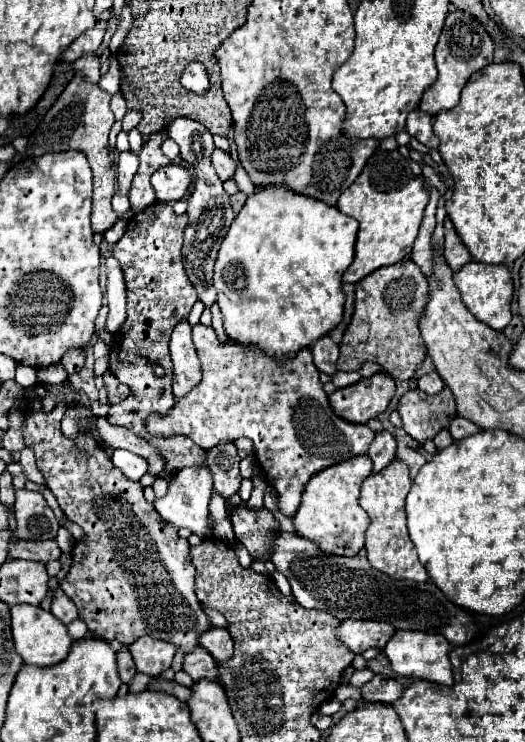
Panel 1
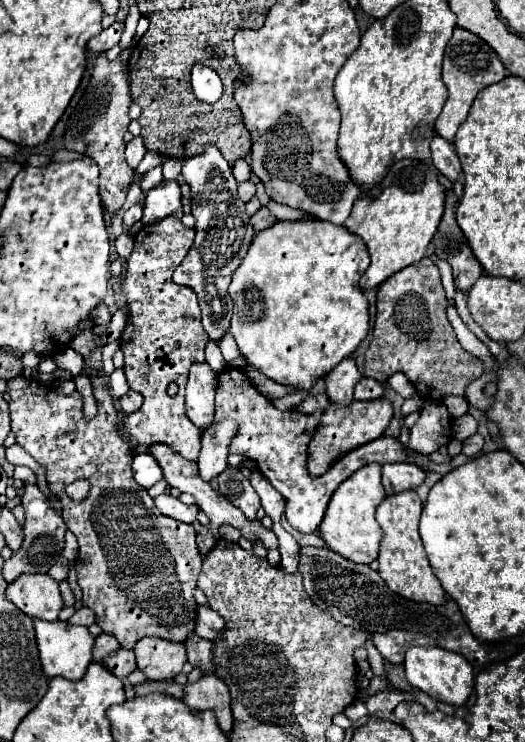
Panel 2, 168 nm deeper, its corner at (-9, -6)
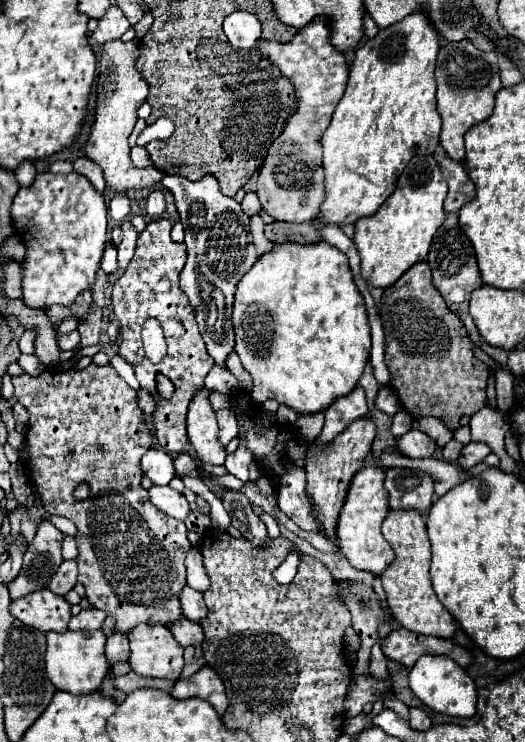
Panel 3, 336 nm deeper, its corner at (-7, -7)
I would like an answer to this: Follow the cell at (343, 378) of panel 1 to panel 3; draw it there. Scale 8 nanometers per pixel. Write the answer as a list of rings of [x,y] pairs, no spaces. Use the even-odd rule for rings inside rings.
[[[381,387],[379,393],[377,393],[377,397],[375,397],[375,407],[393,417],[399,411],[401,403],[397,399],[397,393],[391,387]]]

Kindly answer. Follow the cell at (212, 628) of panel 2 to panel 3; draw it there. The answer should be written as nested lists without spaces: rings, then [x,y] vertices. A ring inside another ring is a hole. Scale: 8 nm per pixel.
[[[185,587],[181,591],[181,607],[183,607],[183,615],[193,621],[193,623],[201,623],[207,615],[207,605],[203,601],[203,593]]]

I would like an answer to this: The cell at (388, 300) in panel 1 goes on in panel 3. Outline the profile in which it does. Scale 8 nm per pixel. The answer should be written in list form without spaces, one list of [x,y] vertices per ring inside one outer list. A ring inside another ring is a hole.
[[[427,261],[415,263],[389,289],[385,289],[379,313],[385,329],[385,359],[393,375],[393,389],[397,391],[401,405],[413,417],[433,415],[437,419],[443,419],[449,429],[457,429],[461,415],[473,415],[481,407],[485,407],[487,403],[485,387],[489,379],[489,367],[475,359],[471,345],[467,341],[467,331],[459,321],[459,317],[451,313],[449,307],[445,305],[439,289],[431,279],[431,269]]]

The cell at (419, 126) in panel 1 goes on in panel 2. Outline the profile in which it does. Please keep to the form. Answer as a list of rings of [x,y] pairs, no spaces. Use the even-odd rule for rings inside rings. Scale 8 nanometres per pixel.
[[[435,136],[431,142],[431,162],[443,174],[449,182],[459,180],[461,176],[461,162],[451,142],[443,140],[441,136]]]

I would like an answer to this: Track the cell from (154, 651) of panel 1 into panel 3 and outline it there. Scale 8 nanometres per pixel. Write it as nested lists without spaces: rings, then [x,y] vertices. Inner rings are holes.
[[[137,625],[129,633],[129,665],[143,677],[175,681],[183,669],[183,647],[165,625]]]

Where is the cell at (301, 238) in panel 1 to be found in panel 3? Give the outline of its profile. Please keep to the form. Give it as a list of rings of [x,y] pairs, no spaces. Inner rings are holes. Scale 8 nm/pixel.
[[[325,241],[273,245],[237,283],[233,307],[235,351],[253,377],[251,399],[257,405],[263,405],[265,399],[275,399],[299,413],[317,413],[357,385],[369,359],[371,329],[367,307],[355,285],[349,259],[337,247]]]

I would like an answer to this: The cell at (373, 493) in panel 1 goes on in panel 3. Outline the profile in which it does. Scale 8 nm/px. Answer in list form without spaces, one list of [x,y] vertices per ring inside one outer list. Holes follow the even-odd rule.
[[[391,509],[383,521],[383,537],[395,551],[393,563],[381,573],[383,589],[387,593],[387,603],[389,609],[395,617],[395,621],[415,633],[421,635],[437,635],[437,637],[453,637],[457,631],[457,621],[453,615],[443,607],[443,603],[437,599],[433,585],[431,585],[431,575],[429,575],[429,563],[431,563],[431,545],[427,539],[427,529],[425,521],[415,509]]]

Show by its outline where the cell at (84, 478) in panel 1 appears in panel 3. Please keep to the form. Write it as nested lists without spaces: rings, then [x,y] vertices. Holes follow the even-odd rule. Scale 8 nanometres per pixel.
[[[95,363],[83,371],[59,371],[47,367],[41,377],[23,373],[13,377],[13,385],[17,401],[29,411],[25,441],[31,449],[31,457],[25,463],[27,473],[45,509],[51,515],[71,519],[77,527],[77,581],[85,585],[89,605],[115,617],[115,629],[125,635],[139,623],[167,627],[181,619],[183,609],[179,595],[185,587],[185,555],[189,553],[191,543],[187,539],[185,523],[173,521],[155,509],[147,491],[141,487],[139,459],[151,449],[151,433],[145,425],[145,415],[137,407],[135,389],[131,389],[111,365],[99,367]],[[83,481],[91,487],[89,499],[75,501],[73,489]]]

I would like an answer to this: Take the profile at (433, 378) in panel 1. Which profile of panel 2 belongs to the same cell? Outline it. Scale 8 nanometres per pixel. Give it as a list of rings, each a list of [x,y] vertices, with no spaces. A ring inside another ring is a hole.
[[[447,396],[443,404],[447,406],[447,410],[451,412],[453,418],[465,416],[465,414],[469,412],[469,404],[467,404],[467,400],[465,400],[465,398],[459,398],[459,396]]]

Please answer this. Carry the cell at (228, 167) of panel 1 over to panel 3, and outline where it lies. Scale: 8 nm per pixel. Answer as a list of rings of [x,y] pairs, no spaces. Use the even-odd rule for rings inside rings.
[[[247,191],[247,193],[245,193],[245,197],[243,197],[241,207],[243,207],[243,211],[245,211],[249,217],[251,217],[251,215],[255,215],[255,213],[259,213],[259,211],[261,211],[259,197],[257,197],[253,191]]]

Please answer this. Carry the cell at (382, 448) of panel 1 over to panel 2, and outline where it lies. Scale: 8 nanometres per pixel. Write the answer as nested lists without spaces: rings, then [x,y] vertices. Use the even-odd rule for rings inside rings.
[[[409,462],[385,464],[383,466],[383,486],[387,494],[399,494],[405,490],[417,490],[425,482],[425,472]]]

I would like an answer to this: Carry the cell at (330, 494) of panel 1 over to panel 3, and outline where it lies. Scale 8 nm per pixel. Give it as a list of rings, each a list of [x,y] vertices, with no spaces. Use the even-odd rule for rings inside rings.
[[[377,465],[363,467],[361,471],[357,471],[347,489],[347,497],[337,517],[337,527],[335,527],[335,539],[337,539],[339,551],[347,557],[347,561],[355,569],[369,571],[373,575],[381,575],[395,557],[391,545],[381,535],[381,523],[389,511],[383,479],[385,479],[385,471]]]

